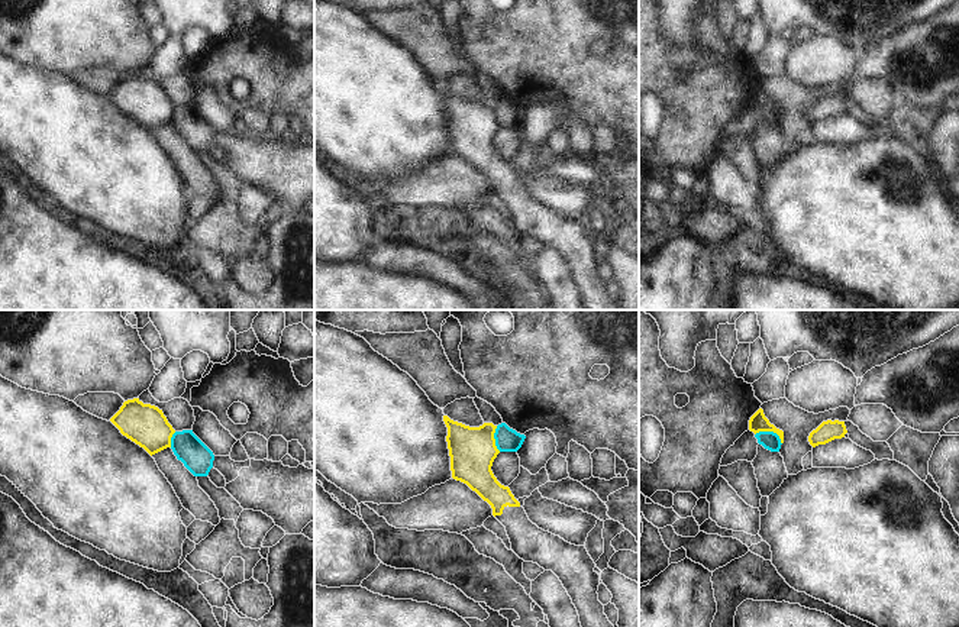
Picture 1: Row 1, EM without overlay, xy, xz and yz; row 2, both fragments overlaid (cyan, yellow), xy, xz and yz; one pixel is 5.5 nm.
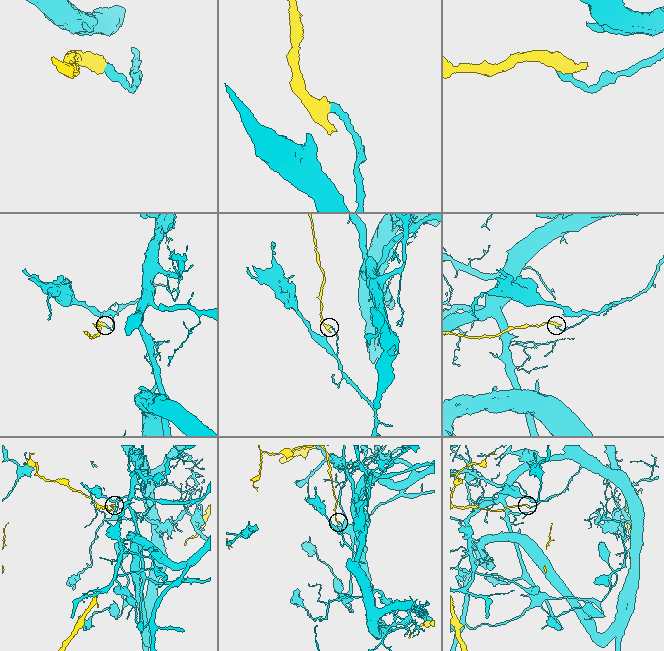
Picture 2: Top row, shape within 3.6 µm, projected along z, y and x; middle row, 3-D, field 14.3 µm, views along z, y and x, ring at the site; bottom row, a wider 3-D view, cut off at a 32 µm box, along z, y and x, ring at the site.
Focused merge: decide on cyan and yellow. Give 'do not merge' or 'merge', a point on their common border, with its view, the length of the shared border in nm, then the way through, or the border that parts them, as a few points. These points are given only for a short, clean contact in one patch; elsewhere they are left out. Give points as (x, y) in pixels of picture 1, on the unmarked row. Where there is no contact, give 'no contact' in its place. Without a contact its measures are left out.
do not merge; meets cyan in yz at (771, 107); contact 160 nm long; border along yz (755, 109), (774, 107), (781, 119)

